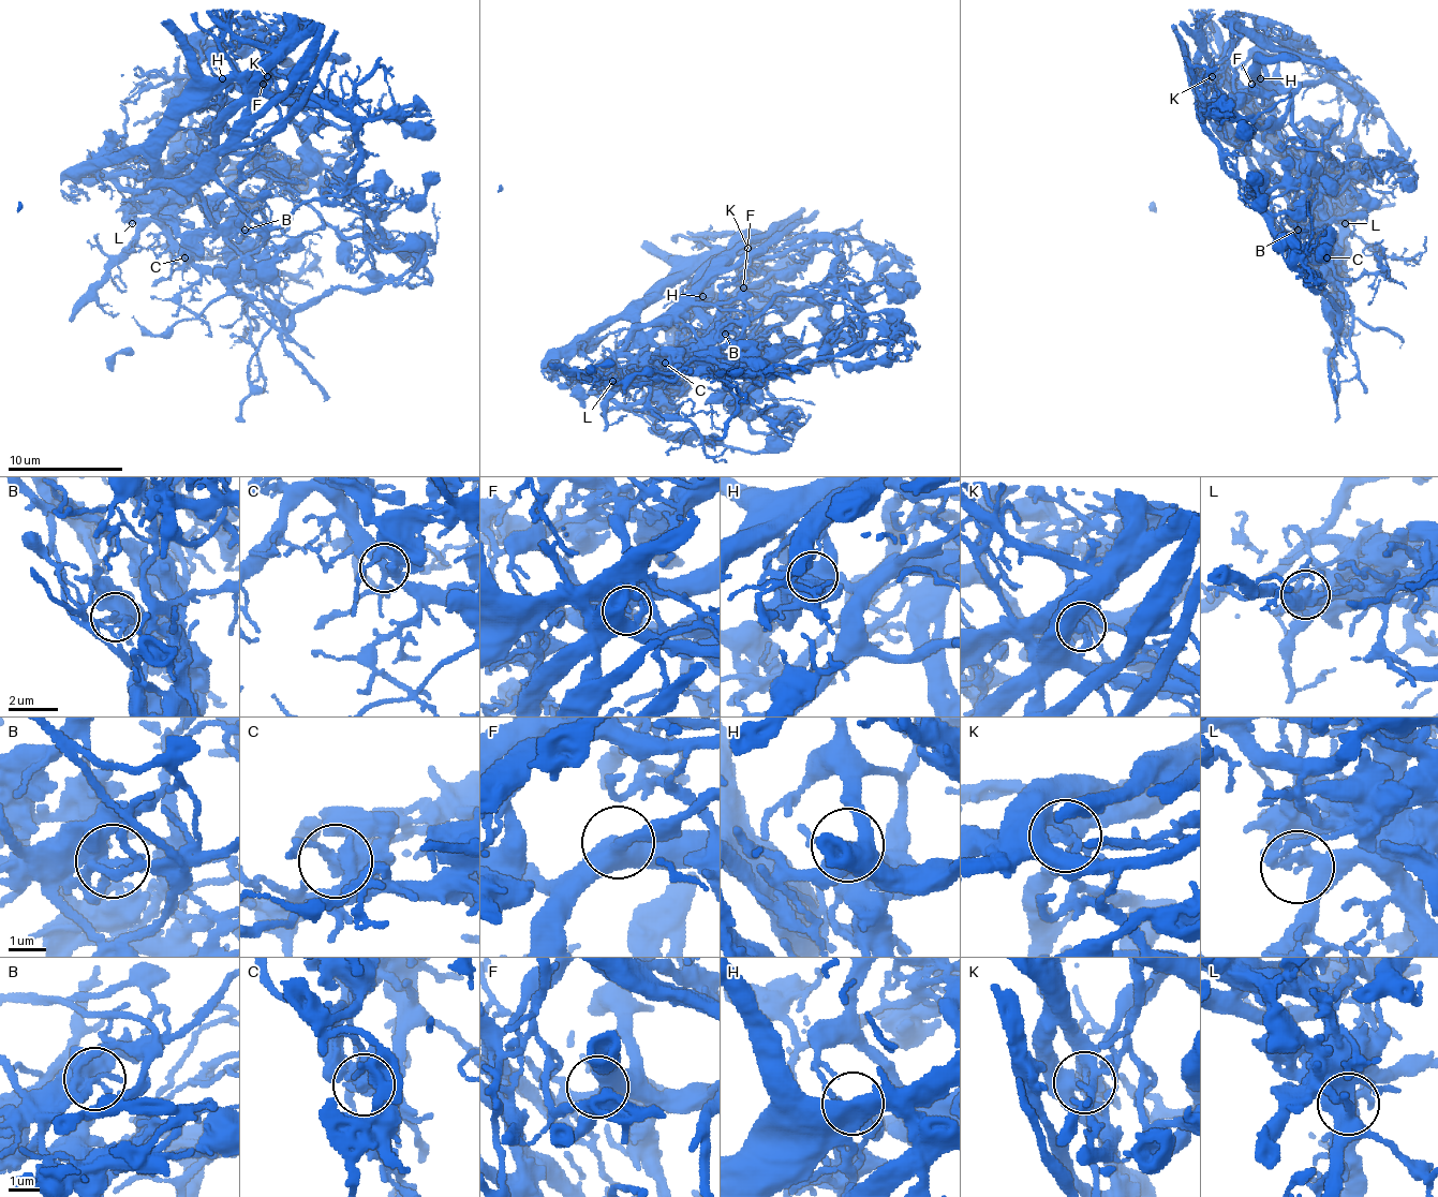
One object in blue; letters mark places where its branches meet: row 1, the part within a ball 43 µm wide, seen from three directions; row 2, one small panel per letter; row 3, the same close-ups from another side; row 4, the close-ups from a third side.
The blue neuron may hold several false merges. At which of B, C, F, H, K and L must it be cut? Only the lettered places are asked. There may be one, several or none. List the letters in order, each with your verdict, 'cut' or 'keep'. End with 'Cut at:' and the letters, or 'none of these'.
B: cut
C: keep
F: keep
H: keep
K: cut
L: keep
Cut at: B, K

